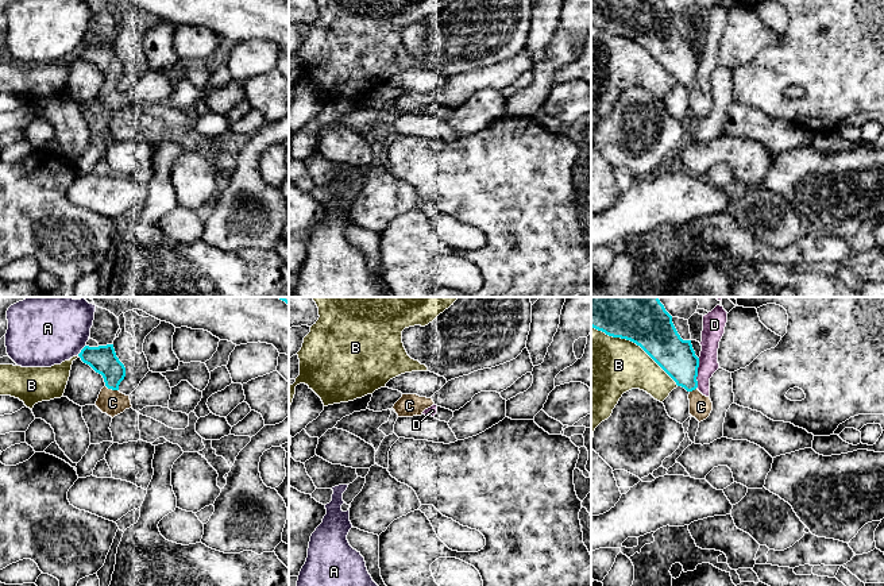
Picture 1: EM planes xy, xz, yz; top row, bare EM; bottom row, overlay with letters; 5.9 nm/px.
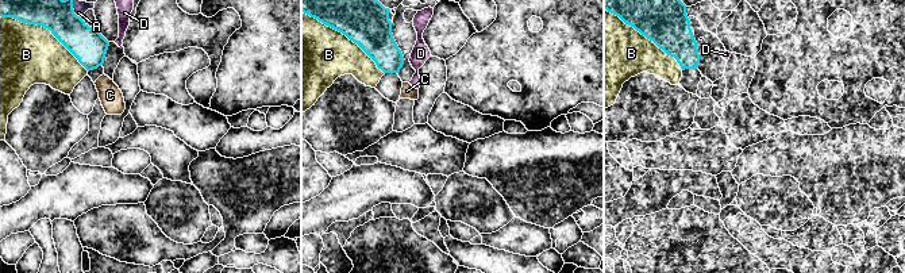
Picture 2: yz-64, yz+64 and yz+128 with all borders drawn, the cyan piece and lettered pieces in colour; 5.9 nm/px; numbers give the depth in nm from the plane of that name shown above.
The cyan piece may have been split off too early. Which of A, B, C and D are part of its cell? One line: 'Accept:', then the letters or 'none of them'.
Accept: C

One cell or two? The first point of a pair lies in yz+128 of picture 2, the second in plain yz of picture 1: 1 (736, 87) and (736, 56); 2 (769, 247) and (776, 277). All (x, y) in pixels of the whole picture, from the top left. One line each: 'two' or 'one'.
1: two
2: one

